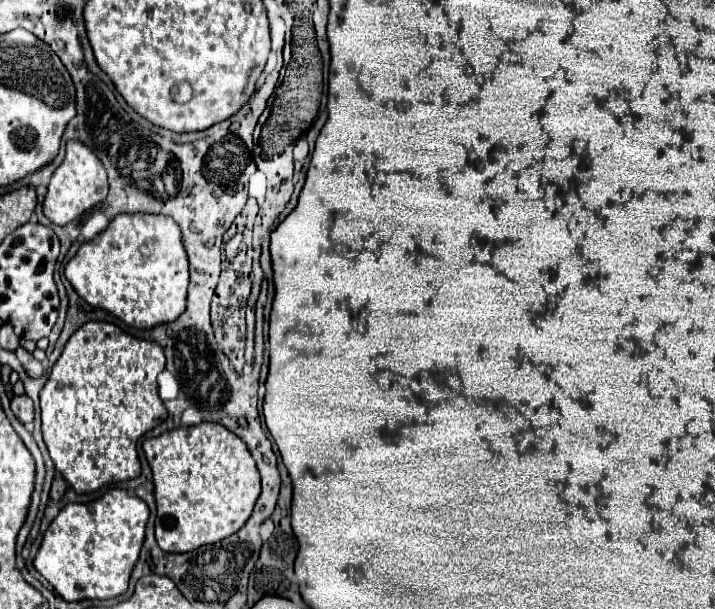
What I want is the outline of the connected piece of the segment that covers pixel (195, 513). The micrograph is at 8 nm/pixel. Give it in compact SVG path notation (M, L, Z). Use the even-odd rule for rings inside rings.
M202 422L198 426L190 426L190 428L176 428L176 430L170 430L170 432L164 432L160 434L158 438L148 438L144 442L144 454L148 458L148 464L152 468L152 474L154 474L154 496L156 496L156 504L158 504L158 524L156 524L156 540L158 540L158 546L164 550L164 552L190 552L190 550L196 550L204 544L216 544L220 540L224 540L226 536L232 536L236 534L244 524L246 520L250 518L252 514L252 508L260 496L260 474L258 474L258 468L256 468L256 462L252 458L252 454L248 452L246 444L234 434L230 432L228 428L220 426L220 424L214 424L214 422Z

